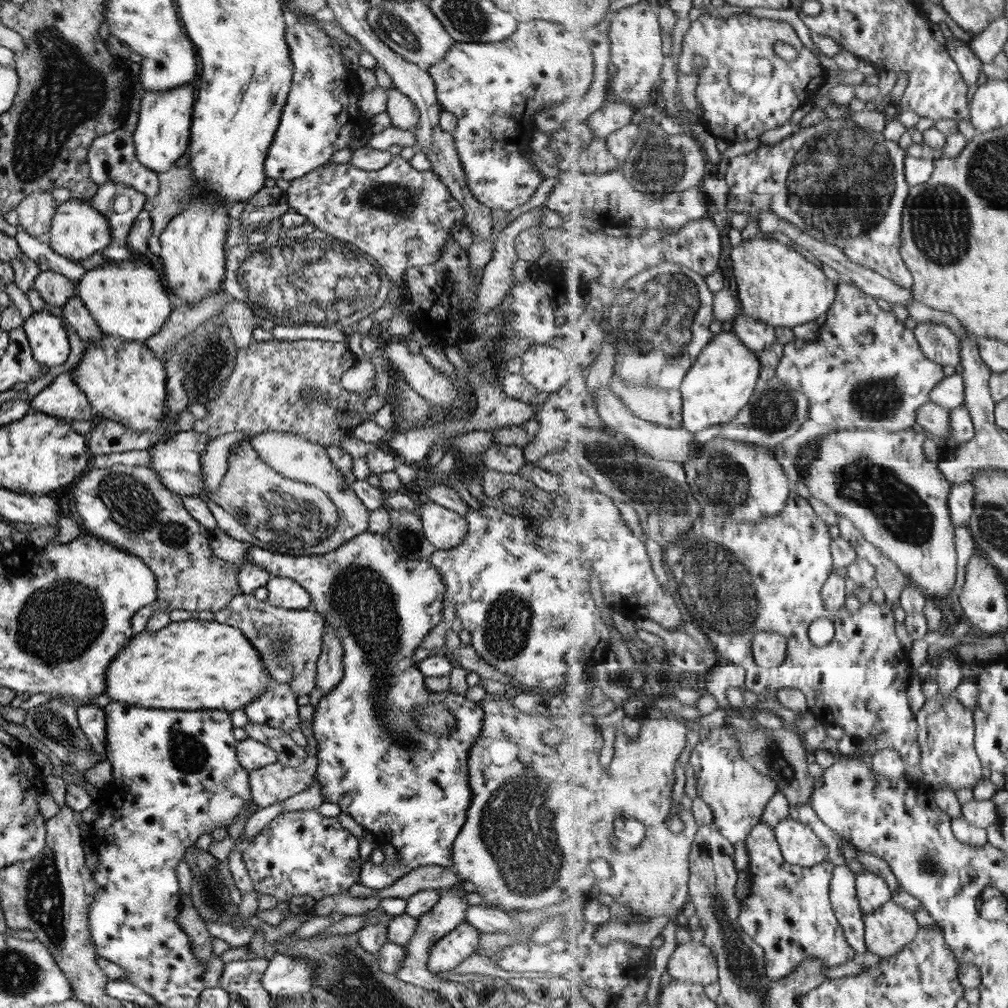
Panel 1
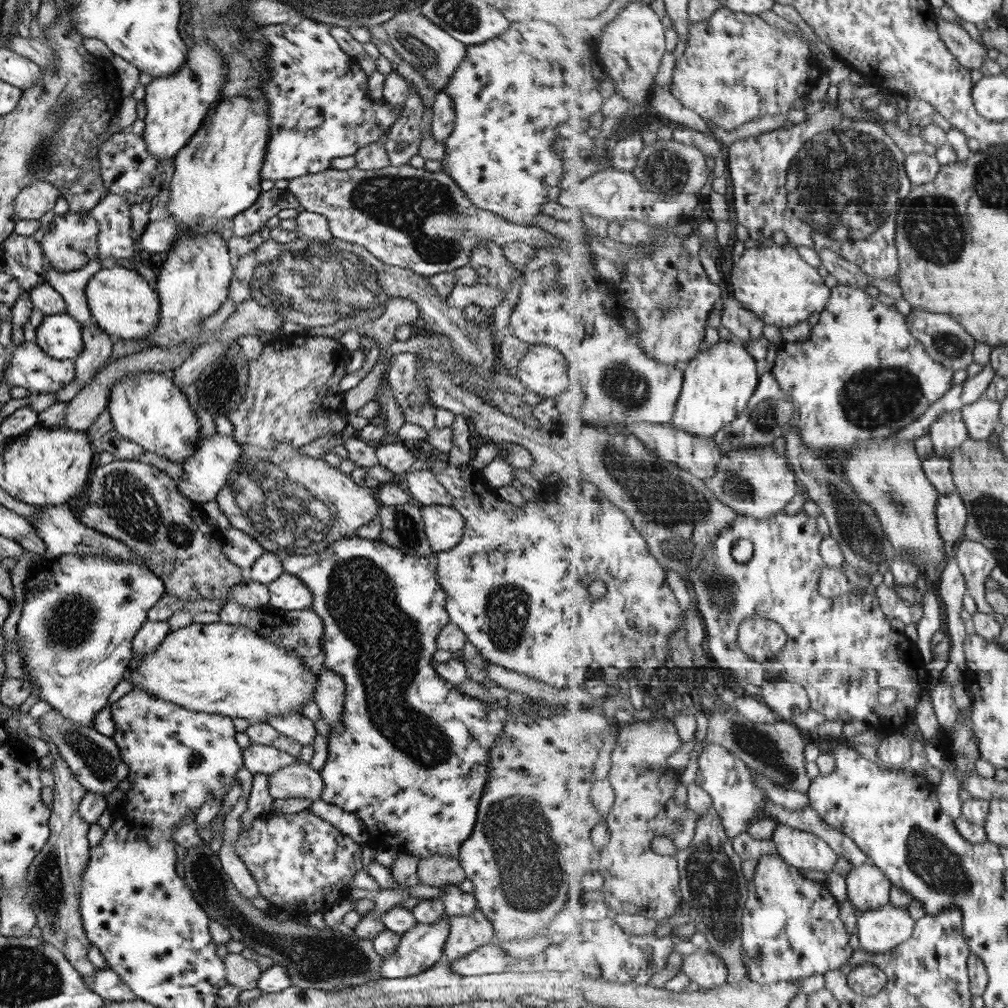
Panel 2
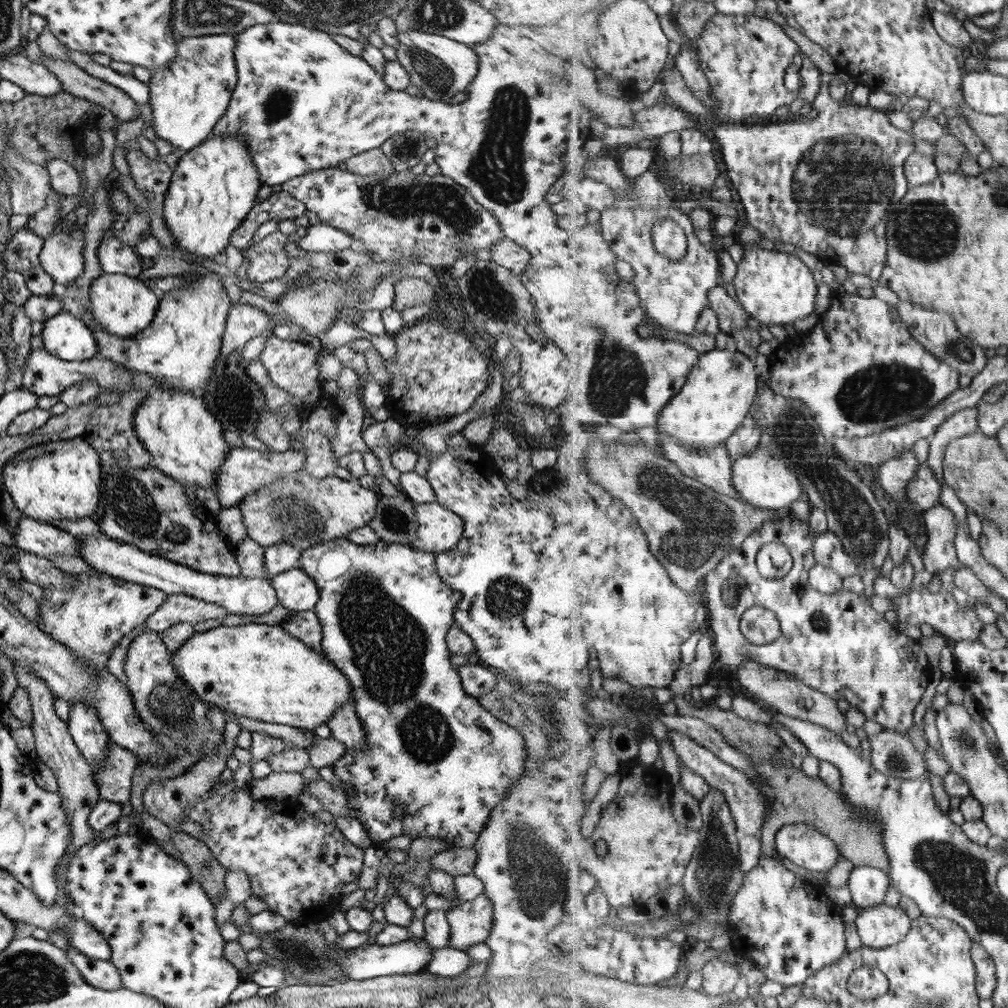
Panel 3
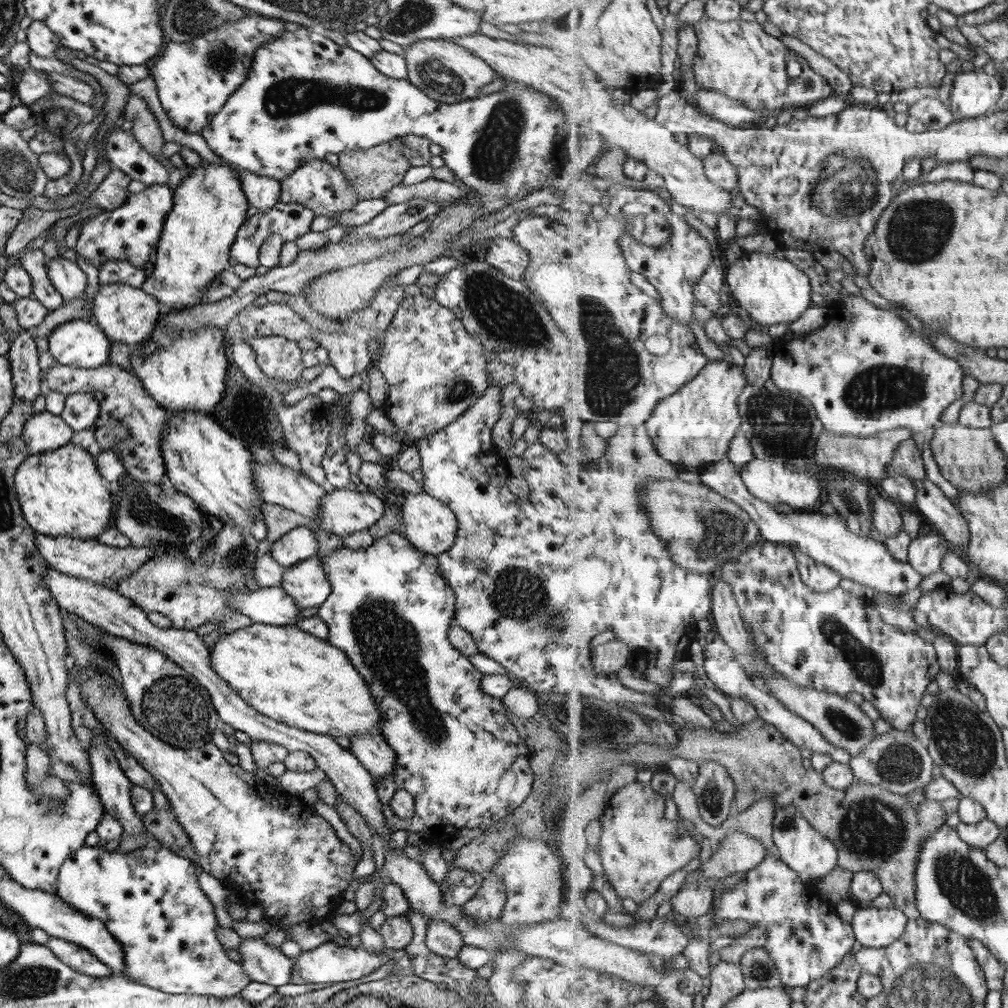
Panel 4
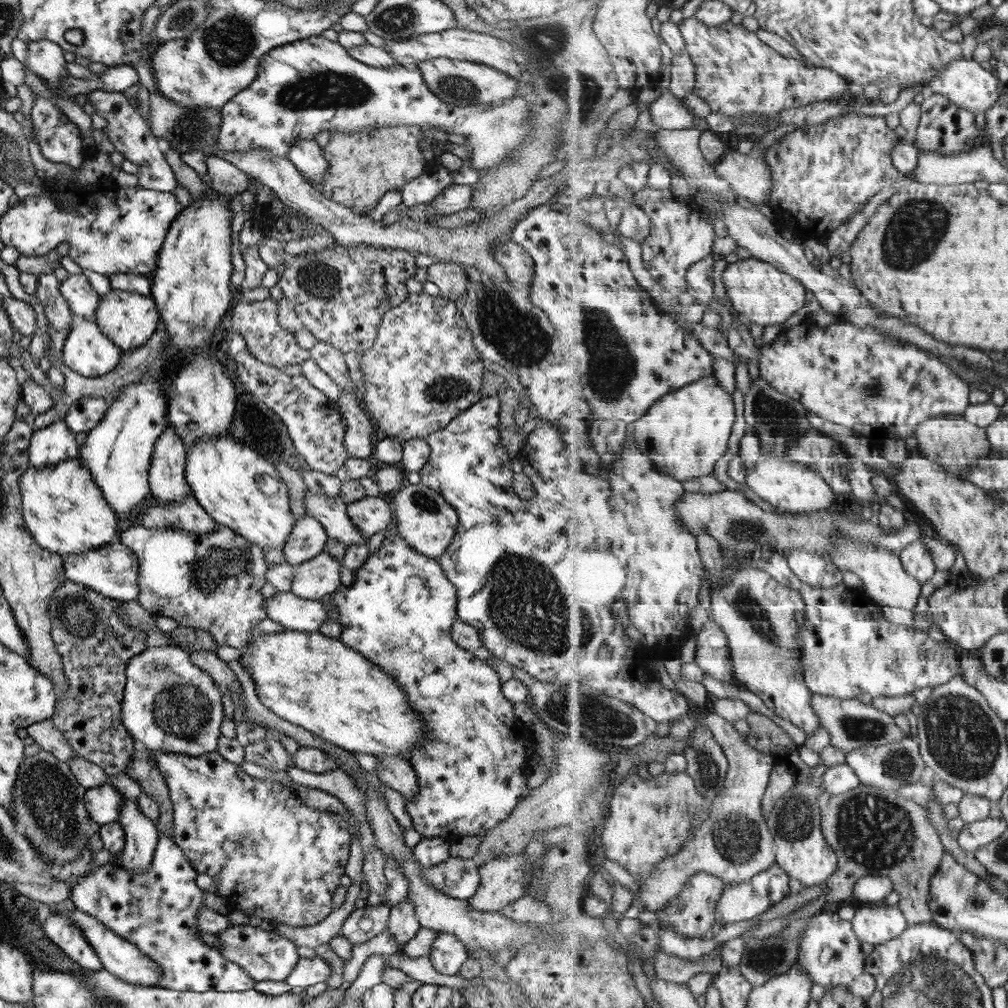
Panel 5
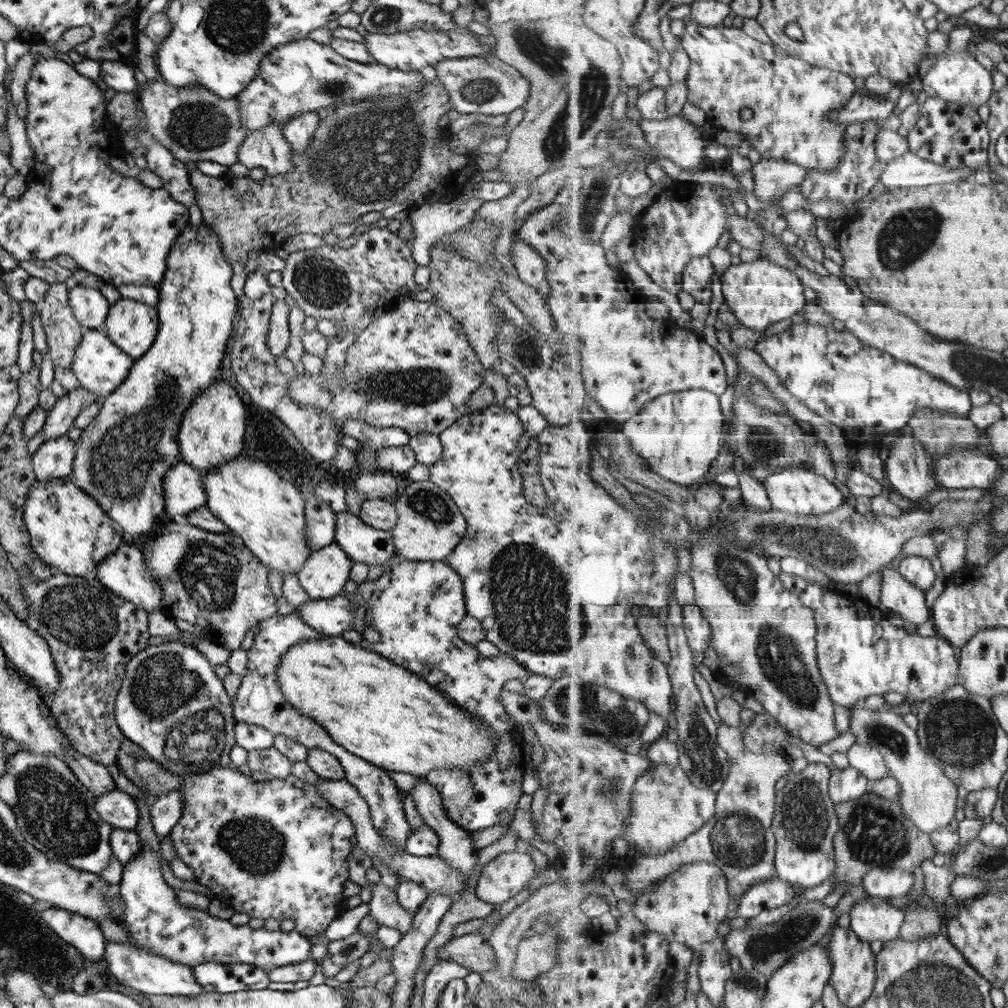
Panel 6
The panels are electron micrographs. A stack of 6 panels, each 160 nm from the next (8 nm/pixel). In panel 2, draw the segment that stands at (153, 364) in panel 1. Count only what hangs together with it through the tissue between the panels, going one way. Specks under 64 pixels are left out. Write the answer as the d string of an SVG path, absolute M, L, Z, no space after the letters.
M147 372L115 382L110 388L105 409L122 438L141 446L144 453L155 454L177 464L195 454L197 440L202 437L185 394L167 374Z

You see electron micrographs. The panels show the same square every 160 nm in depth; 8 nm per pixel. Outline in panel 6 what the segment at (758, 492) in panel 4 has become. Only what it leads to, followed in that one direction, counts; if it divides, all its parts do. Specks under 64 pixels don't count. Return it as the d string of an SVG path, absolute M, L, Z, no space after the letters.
M797 467L783 469L779 473L770 474L764 485L773 508L786 513L793 513L794 515L827 514L832 510L839 509L841 505L849 501L845 494L835 484L832 484L827 477L821 476L809 469Z

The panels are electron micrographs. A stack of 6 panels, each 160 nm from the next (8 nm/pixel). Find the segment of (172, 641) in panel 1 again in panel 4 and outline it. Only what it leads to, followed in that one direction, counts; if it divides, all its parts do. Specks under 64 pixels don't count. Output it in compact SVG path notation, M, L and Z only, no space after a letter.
M251 623L214 639L208 661L223 682L259 714L322 735L377 733L378 708L346 654L296 626Z

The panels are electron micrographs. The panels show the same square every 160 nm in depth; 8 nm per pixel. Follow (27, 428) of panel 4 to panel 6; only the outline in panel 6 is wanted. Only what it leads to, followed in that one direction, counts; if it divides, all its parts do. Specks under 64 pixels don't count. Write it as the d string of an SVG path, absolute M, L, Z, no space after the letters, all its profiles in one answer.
M66 434L45 440L30 457L30 465L39 482L61 480L70 476L74 442Z

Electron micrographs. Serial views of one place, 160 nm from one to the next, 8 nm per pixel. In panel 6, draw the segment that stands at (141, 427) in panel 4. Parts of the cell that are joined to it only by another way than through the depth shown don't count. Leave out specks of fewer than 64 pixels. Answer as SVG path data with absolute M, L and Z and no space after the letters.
M181 458L162 480L164 512L171 521L189 524L186 514L205 504L202 475Z

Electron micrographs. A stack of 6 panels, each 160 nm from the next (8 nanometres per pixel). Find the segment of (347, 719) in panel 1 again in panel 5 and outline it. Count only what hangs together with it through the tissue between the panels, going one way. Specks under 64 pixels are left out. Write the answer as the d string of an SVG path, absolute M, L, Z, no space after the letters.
M396 534L386 535L381 544L368 553L367 558L353 570L353 580L349 586L340 585L329 596L329 606L331 606L334 619L340 624L341 632L338 641L345 646L356 650L363 658L367 658L379 670L388 674L403 690L408 705L415 710L416 714L421 716L425 722L426 737L420 747L410 752L408 761L417 777L417 796L411 802L405 798L405 812L411 819L412 827L425 839L442 837L447 838L449 835L460 838L462 836L479 836L495 828L497 824L509 818L515 806L528 795L526 786L527 774L523 773L523 762L525 762L525 750L527 750L528 735L525 733L525 725L513 714L512 702L506 699L500 691L500 682L497 673L485 663L483 657L478 654L463 650L452 641L450 637L451 625L458 620L456 613L456 589L451 585L445 573L441 570L436 559L427 558L405 544Z

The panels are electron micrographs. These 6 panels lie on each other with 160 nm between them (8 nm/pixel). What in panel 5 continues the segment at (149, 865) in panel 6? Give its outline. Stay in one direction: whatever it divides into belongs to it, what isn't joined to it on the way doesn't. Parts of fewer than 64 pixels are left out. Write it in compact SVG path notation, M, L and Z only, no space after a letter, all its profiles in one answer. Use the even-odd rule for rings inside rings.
M121 796L117 824L125 836L125 846L121 852L121 860L117 861L118 865L130 873L146 871L153 860L153 850L158 840L154 822L145 818L129 798ZM229 926L217 934L219 937L219 954L228 961L240 966L253 980L283 982L299 960L296 946L288 939L274 931L264 932L259 927Z

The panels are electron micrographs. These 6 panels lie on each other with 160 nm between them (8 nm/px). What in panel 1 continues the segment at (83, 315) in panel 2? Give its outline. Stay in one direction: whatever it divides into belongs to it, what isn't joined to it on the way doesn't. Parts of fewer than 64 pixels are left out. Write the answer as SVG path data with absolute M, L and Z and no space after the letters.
M18 224L12 237L16 240L20 252L25 255L26 261L35 262L40 272L53 271L65 275L74 285L85 272L81 265L53 252L47 242L29 236Z

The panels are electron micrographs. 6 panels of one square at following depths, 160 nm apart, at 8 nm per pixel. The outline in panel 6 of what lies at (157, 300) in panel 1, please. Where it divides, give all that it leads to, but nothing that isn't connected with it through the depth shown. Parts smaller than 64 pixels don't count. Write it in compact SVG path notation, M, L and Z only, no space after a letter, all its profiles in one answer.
M121 298L109 306L102 331L121 352L137 360L151 347L157 326L156 308Z

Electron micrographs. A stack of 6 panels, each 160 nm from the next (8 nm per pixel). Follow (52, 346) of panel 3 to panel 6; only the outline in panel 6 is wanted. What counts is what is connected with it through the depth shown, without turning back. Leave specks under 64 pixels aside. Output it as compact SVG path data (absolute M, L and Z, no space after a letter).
M82 330L81 342L73 353L70 372L76 377L77 383L93 393L97 398L105 397L116 389L123 382L129 373L129 368L133 366L134 360L128 354L121 352L117 346L113 345L102 330Z

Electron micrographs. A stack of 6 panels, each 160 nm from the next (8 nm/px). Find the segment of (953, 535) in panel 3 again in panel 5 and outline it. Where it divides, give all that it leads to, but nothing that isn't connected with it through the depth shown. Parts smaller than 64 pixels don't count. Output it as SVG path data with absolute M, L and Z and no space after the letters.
M923 538L908 544L899 555L905 570L922 583L935 576L936 560Z

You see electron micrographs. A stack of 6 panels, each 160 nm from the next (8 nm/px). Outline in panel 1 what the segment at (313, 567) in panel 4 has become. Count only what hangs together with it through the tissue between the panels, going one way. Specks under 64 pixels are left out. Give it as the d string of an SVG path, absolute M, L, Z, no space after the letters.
M271 576L265 584L266 601L287 610L303 610L310 606L310 596L297 582L290 578Z

